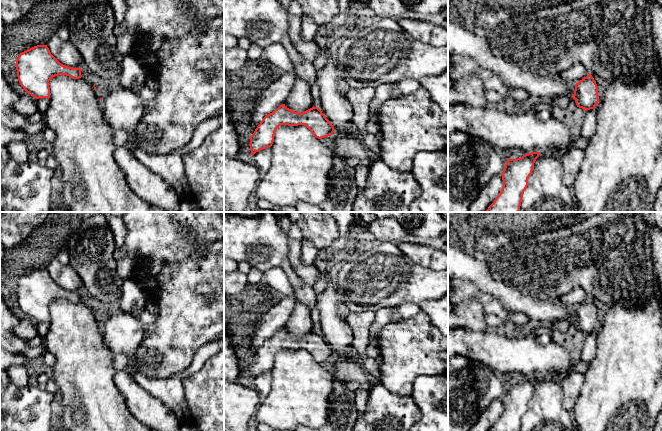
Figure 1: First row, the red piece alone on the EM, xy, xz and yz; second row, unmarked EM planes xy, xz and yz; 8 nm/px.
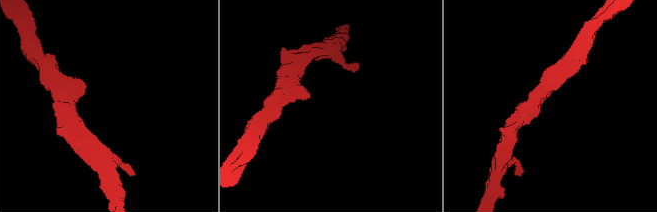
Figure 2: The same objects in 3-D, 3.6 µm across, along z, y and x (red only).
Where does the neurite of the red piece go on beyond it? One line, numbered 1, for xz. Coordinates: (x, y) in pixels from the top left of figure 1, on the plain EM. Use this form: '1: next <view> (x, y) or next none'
1: next none

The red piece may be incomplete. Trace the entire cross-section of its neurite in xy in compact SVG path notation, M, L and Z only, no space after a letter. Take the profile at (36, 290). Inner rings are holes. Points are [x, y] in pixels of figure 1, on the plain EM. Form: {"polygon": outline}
{"polygon": "M37 269L20 277L16 294L20 309L36 323L50 322L49 305L55 300L66 299L73 303L82 301L81 292L61 288L47 269Z"}

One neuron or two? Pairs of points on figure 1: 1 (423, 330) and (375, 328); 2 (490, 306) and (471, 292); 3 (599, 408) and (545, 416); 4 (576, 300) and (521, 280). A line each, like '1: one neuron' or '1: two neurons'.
1: two neurons
2: one neuron
3: two neurons
4: two neurons

